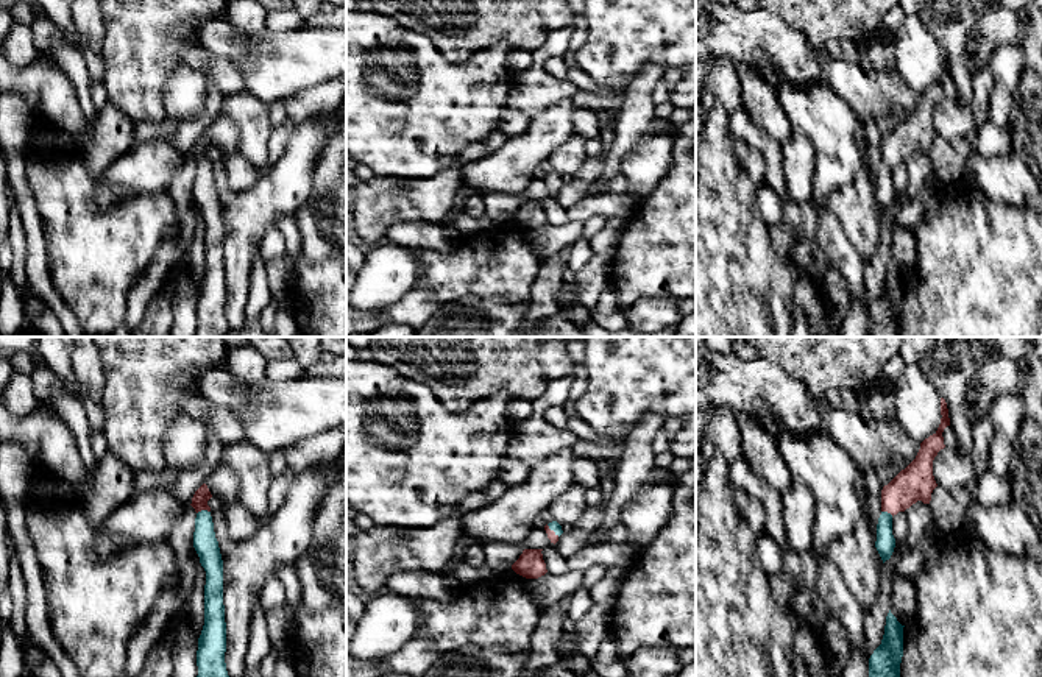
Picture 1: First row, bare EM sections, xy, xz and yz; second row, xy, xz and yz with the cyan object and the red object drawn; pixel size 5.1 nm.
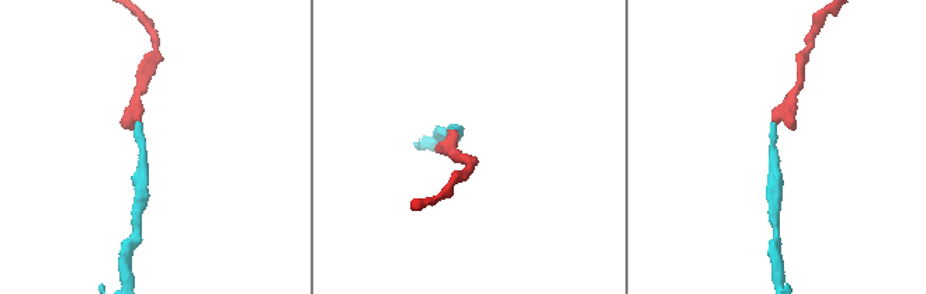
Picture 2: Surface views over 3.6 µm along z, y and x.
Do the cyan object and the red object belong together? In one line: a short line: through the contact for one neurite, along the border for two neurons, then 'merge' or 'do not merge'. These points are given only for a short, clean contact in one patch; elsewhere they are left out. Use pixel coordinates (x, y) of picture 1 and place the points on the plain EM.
line xy (205, 192), (203, 161), (200, 150); merge

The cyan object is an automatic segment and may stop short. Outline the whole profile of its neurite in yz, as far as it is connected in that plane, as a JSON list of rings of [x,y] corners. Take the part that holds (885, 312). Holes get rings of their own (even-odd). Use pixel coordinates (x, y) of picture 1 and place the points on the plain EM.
[[[889,261],[881,295],[869,309],[869,334],[872,337],[900,337],[903,278]]]

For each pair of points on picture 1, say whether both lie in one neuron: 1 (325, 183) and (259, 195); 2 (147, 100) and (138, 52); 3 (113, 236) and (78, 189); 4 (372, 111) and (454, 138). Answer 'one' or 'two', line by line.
1: two
2: one
3: one
4: one

